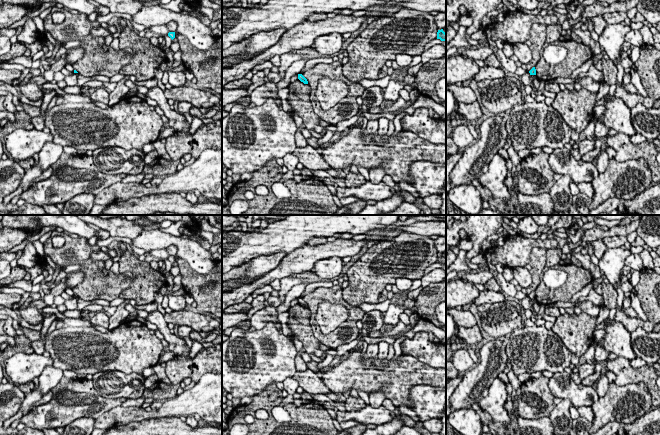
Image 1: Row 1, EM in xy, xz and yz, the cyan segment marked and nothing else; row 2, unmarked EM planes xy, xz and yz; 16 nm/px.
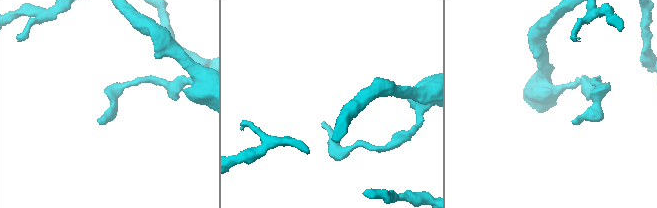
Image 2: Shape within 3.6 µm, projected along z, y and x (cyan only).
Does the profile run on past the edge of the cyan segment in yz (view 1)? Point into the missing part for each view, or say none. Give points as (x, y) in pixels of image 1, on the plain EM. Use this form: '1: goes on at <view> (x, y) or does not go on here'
1: does not go on here

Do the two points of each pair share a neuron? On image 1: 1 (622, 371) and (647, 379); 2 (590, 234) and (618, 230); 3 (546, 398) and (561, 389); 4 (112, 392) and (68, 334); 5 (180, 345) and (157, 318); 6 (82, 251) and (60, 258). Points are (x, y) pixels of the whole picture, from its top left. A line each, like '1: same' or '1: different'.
1: same
2: same
3: different
4: different
5: same
6: same

